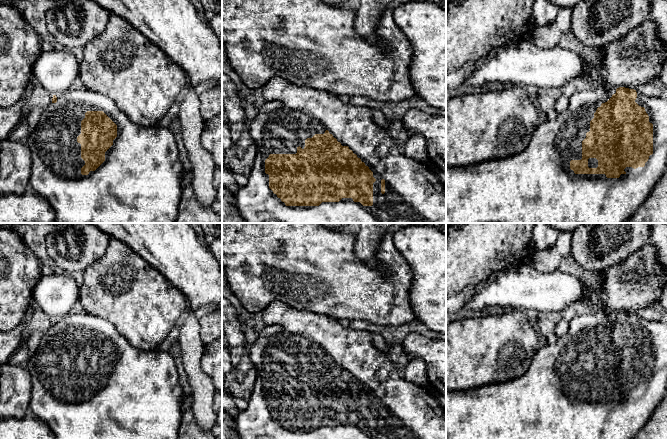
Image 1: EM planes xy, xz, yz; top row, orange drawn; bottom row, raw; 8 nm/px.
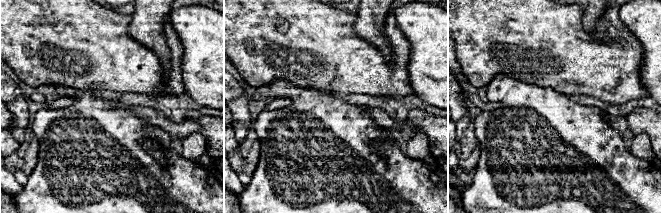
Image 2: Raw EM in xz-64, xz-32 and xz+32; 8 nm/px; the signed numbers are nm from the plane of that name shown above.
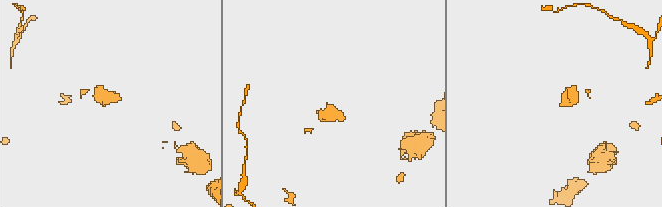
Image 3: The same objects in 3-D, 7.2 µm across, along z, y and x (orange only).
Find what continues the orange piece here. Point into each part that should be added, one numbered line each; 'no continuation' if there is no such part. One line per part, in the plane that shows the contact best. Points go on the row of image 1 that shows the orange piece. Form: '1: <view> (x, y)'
1: xz (414, 193)

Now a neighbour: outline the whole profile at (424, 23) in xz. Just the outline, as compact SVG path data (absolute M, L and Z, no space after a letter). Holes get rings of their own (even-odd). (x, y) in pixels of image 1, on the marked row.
M418 0L393 9L392 16L412 46L410 79L417 97L446 110L446 9Z

